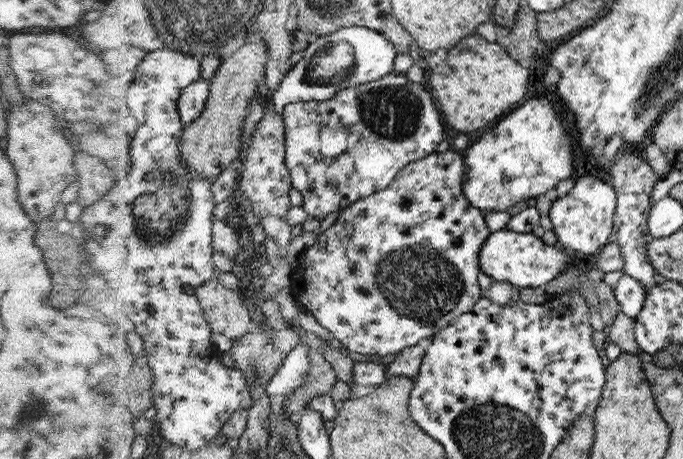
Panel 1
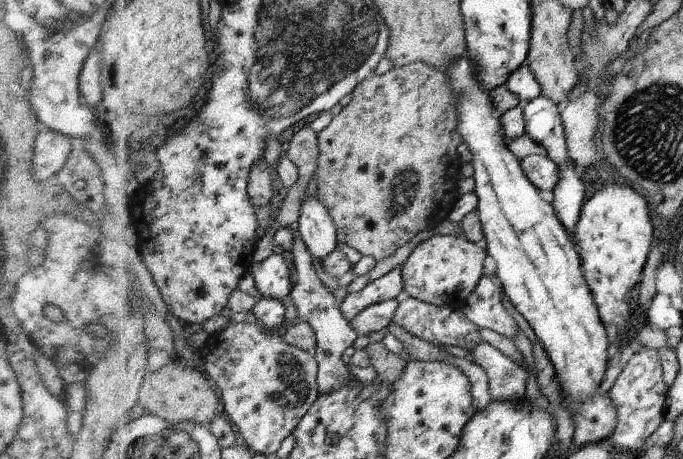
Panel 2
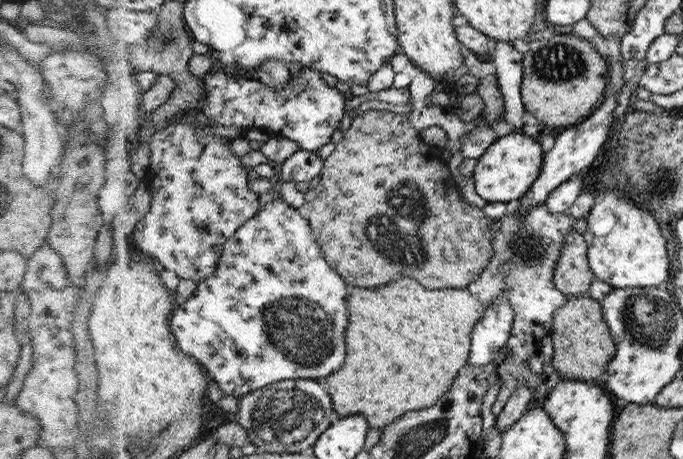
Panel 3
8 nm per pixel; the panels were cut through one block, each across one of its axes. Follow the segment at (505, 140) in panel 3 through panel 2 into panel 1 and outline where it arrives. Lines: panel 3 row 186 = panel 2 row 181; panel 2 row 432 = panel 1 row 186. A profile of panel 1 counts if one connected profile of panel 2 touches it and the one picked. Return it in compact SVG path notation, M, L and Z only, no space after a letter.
M592 176L575 182L568 194L554 201L548 214L560 246L580 252L586 258L594 258L594 252L609 243L608 238L614 230L614 206L618 206L618 195L609 182Z

